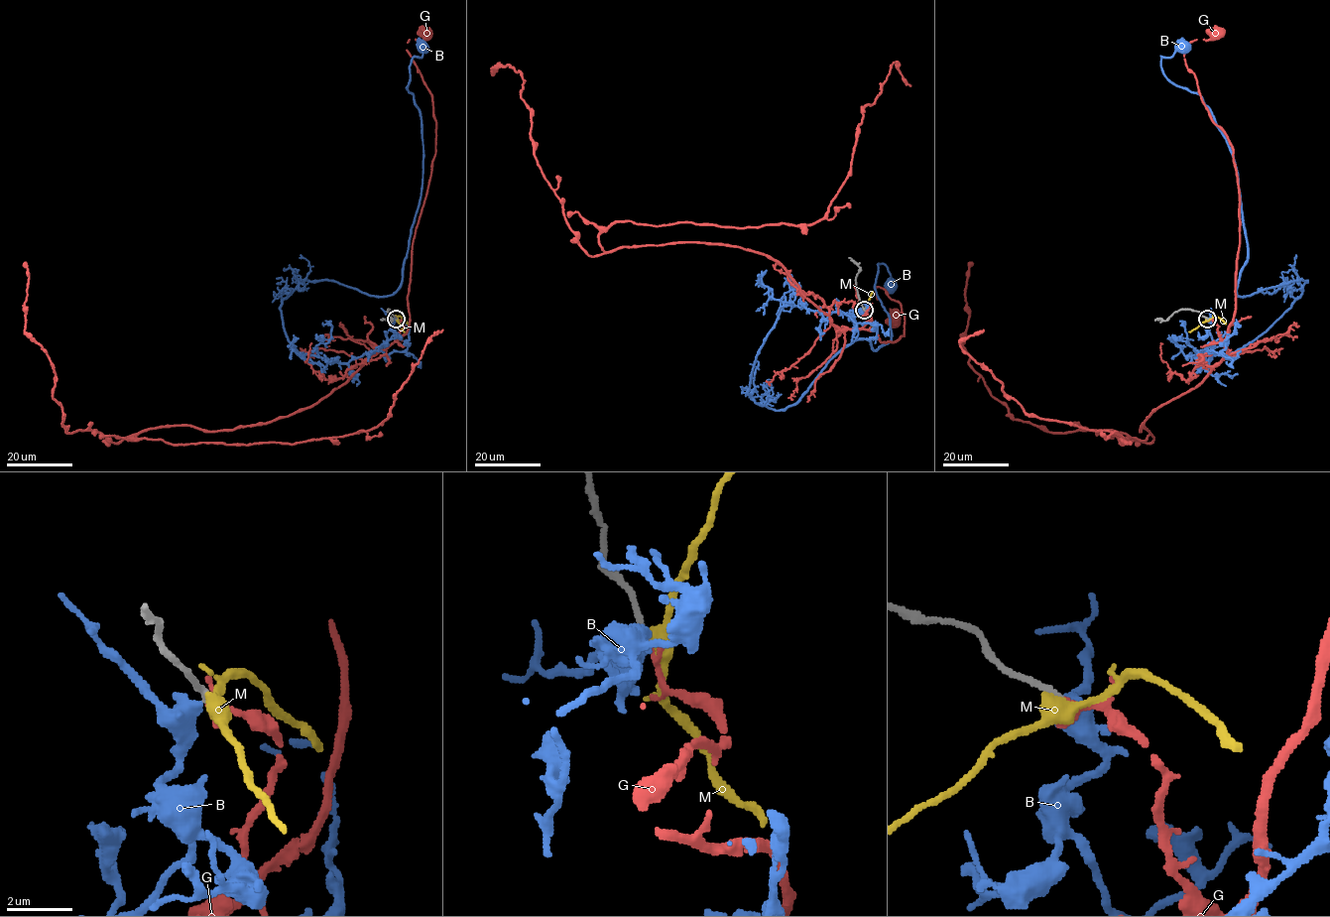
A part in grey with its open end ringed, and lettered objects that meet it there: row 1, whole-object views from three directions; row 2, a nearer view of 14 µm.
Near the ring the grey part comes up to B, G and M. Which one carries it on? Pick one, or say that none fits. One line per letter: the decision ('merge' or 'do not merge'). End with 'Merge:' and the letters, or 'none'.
B: do not merge
G: merge
M: do not merge
Merge: G

